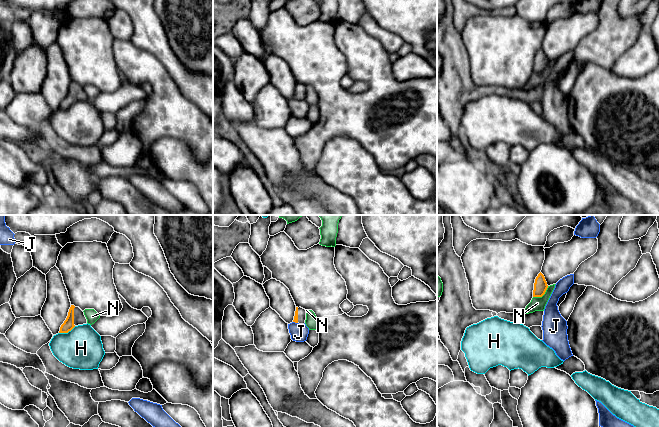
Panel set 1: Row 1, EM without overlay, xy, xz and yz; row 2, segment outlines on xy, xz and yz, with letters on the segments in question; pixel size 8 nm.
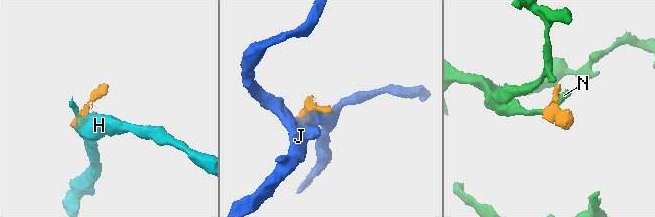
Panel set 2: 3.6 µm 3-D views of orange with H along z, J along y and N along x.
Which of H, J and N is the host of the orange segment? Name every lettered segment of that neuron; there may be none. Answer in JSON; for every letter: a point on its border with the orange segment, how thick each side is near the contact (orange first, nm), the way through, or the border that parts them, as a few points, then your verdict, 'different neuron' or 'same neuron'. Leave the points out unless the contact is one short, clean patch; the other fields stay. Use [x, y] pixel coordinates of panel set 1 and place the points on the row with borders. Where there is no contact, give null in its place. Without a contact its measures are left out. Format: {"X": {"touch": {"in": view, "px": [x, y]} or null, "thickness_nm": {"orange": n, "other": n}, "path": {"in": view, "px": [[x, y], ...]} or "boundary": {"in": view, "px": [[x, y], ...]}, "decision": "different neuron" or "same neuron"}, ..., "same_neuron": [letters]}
{"H": {"touch": {"in": "xy", "px": [67, 332]}, "thickness_nm": {"orange": 90, "other": 340}, "boundary": {"in": "xy", "px": [[75, 326], [67, 332], [59, 333]]}, "decision": "different neuron"}, "J": {"touch": {"in": "xz", "px": [295, 322]}, "thickness_nm": {"orange": 40, "other": 140}, "boundary": {"in": "xz", "px": [[293, 321], [297, 323]]}, "decision": "different neuron"}, "N": {"touch": {"in": "yz", "px": [542, 295]}, "thickness_nm": {"orange": 110, "other": 110}, "boundary": {"in": "yz", "px": [[548, 286], [541, 296], [533, 297]]}, "decision": "different neuron"}, "same_neuron": []}

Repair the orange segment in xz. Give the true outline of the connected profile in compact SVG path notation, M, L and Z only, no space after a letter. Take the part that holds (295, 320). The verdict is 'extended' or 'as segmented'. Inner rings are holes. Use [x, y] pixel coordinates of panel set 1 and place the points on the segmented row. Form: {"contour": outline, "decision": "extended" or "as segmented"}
{"contour": "M296 307L295 316L293 322L304 324L306 320L306 310L301 307Z", "decision": "extended"}

